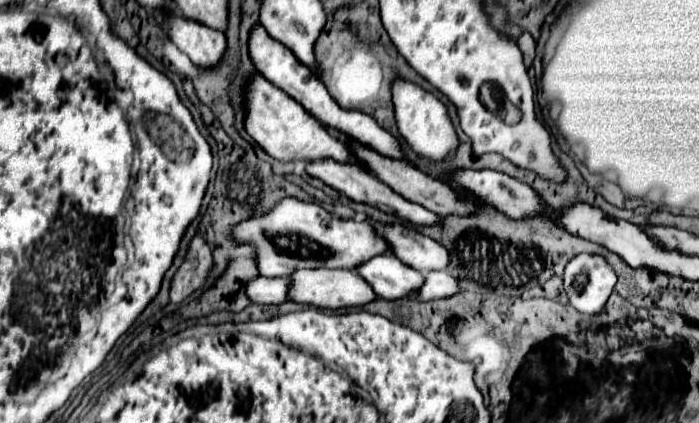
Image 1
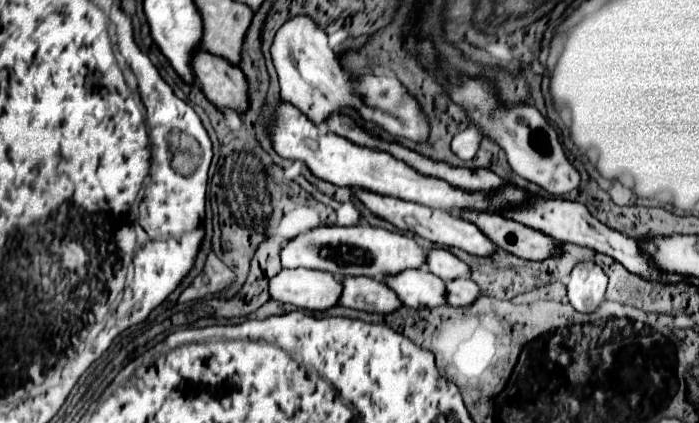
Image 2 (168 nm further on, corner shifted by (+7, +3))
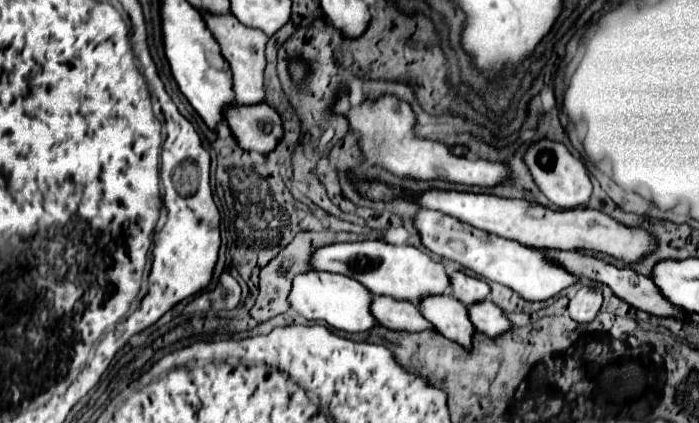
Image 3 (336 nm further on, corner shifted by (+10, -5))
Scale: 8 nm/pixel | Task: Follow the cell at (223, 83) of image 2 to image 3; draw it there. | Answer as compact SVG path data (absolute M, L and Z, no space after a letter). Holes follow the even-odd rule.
M232 103L232 105L224 107L224 119L226 119L234 139L238 141L238 145L246 151L254 149L258 153L270 153L276 147L278 139L282 137L280 115L266 103L256 103L256 107L240 107L238 103Z

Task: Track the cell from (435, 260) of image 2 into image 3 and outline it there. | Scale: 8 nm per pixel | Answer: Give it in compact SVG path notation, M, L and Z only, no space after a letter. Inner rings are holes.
M452 271L450 273L450 283L452 283L452 295L458 301L462 301L464 305L482 301L490 293L490 287L488 287L486 281L470 277L470 275L462 273L462 271Z

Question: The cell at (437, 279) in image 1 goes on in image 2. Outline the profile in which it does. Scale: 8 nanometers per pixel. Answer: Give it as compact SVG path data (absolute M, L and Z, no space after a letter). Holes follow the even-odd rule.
M469 277L463 279L455 279L451 283L447 283L447 303L451 307L469 307L473 305L479 297L481 297L481 289L475 281L471 281Z

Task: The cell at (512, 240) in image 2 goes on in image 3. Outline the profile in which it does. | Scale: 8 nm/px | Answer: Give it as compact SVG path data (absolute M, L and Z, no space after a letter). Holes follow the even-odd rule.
M544 251L544 255L548 255L548 259L556 259L556 263L560 263L562 267L568 267L568 271L572 271L572 275L576 275L576 277L588 277L588 279L592 279L592 281L598 281L598 283L608 285L620 299L624 299L626 303L630 303L630 305L636 307L636 309L648 311L648 313L652 313L652 315L680 317L680 319L682 319L682 313L676 311L676 309L672 307L672 303L666 301L666 299L660 295L660 291L656 289L656 285L654 285L648 277L644 277L644 275L632 271L632 269L618 269L618 267L606 263L606 261L600 261L600 259L596 259L596 257L584 255L584 253L580 253L580 251Z

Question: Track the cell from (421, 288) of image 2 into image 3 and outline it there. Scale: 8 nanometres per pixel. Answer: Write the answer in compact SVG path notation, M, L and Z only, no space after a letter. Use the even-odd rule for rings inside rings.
M426 295L418 301L418 309L442 335L462 347L472 345L474 327L466 315L466 305L452 295Z

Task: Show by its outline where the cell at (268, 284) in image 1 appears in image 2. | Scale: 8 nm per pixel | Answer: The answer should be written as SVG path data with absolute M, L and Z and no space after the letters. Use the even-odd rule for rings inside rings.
M283 269L271 279L271 299L307 311L327 311L339 305L343 277L319 269Z

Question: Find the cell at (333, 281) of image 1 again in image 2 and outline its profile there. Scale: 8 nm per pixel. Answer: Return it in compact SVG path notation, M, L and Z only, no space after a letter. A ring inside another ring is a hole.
M345 277L341 305L383 315L403 307L401 299L387 283L367 277Z

